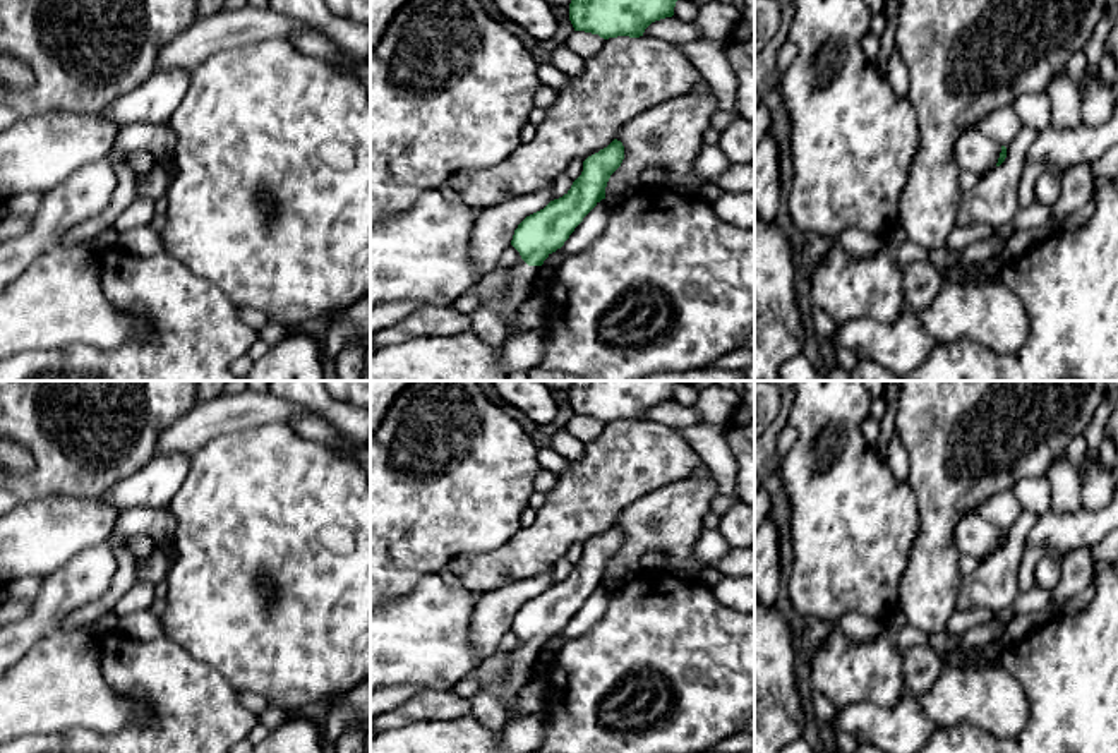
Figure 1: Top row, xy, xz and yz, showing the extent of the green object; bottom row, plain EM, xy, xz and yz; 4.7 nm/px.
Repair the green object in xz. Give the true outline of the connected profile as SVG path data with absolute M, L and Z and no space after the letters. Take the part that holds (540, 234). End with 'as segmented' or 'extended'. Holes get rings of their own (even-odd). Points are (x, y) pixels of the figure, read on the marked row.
M614 139L607 148L583 161L581 175L559 199L526 216L514 230L511 245L520 252L521 262L509 268L509 292L485 298L485 304L501 316L508 334L523 334L516 312L530 298L530 288L538 280L544 261L561 249L583 218L605 199L610 175L624 160L624 146Z | extended

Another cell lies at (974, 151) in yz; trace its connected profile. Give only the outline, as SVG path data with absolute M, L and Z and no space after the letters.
M977 127L959 136L953 156L960 170L974 172L983 177L996 168L1001 146L988 139Z

